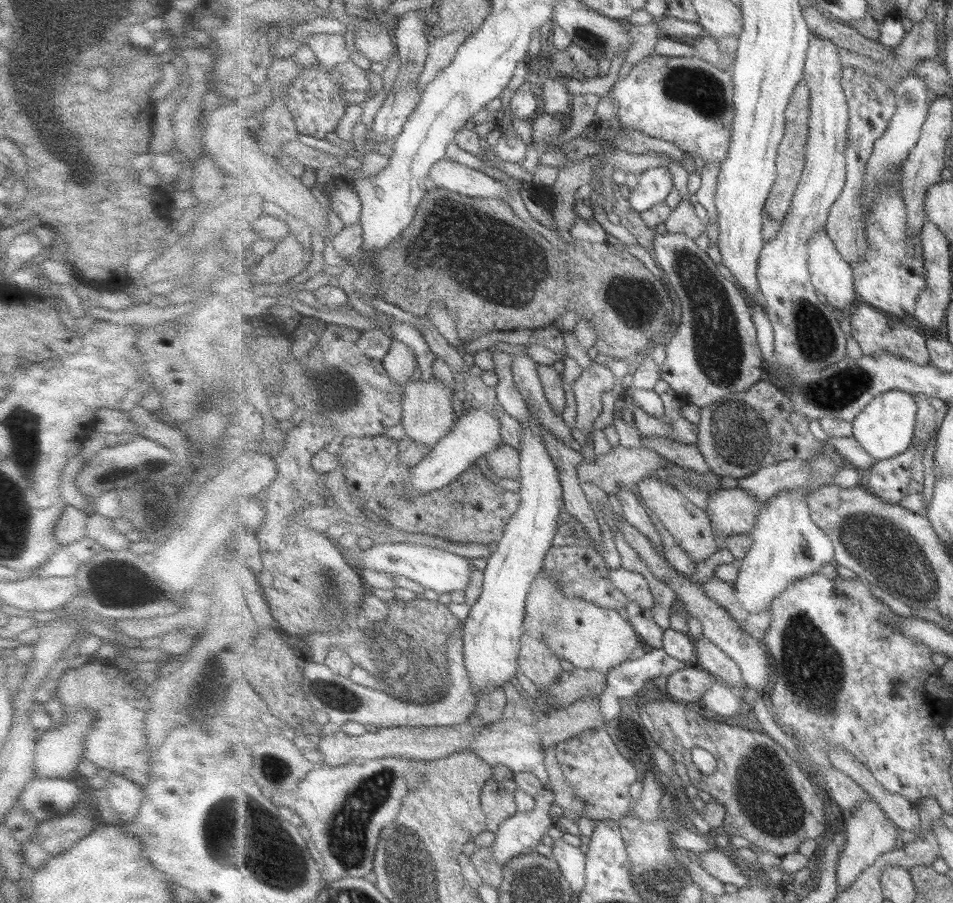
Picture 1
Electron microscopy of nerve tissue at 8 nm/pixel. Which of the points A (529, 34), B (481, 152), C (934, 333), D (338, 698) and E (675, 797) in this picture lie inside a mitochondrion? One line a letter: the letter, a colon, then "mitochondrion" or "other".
A: other
B: other
C: other
D: mitochondrion
E: other

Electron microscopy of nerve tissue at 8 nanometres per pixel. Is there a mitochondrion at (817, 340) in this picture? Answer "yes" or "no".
yes

